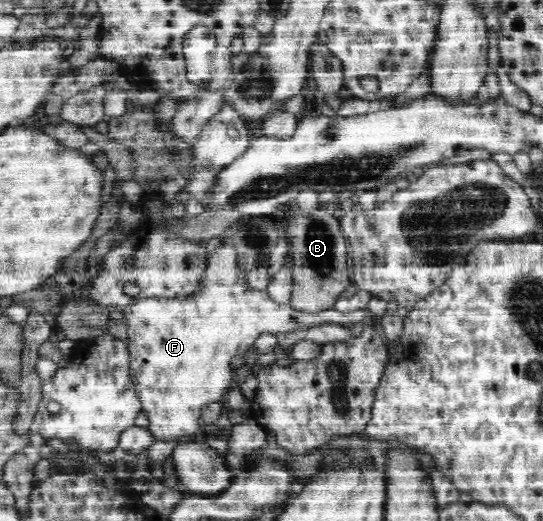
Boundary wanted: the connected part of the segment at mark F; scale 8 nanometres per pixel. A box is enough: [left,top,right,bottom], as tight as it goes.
[121,243,366,444]

